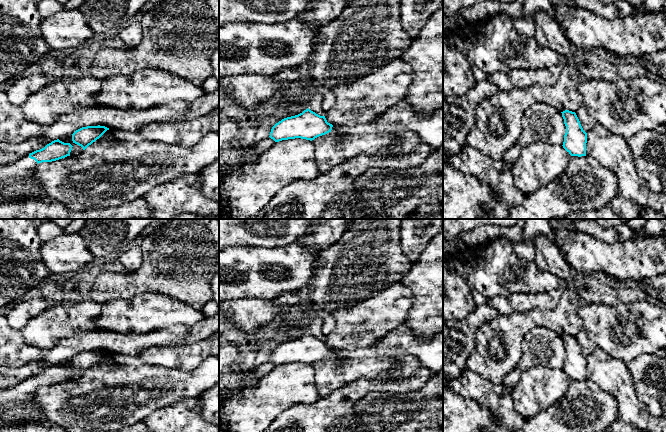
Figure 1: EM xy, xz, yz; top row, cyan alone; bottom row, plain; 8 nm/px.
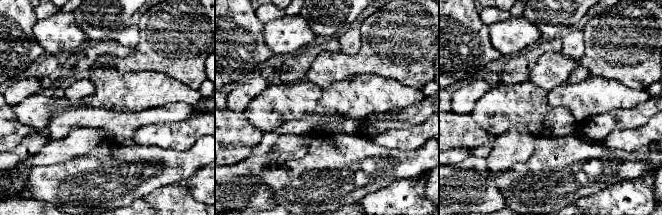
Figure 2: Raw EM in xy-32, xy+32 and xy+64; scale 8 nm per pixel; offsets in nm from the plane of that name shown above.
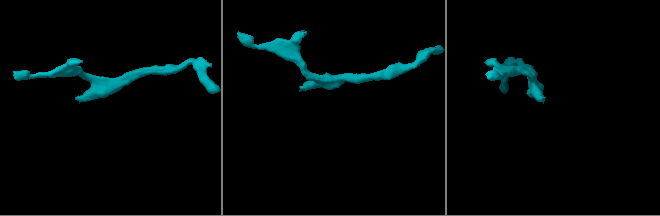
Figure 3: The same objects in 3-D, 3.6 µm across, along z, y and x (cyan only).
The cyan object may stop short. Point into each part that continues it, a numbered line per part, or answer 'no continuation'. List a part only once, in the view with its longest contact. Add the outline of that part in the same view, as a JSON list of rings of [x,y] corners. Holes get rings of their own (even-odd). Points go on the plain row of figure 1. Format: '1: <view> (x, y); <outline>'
1: xy (18, 405); [[[26,379],[6,389],[0,389],[0,427],[11,424],[49,422],[35,398],[38,387]]]

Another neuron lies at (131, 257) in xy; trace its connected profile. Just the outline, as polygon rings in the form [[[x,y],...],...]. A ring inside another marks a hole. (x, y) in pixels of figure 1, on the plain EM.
[[[128,245],[117,256],[122,266],[129,272],[136,272],[143,261],[143,254],[139,246]]]

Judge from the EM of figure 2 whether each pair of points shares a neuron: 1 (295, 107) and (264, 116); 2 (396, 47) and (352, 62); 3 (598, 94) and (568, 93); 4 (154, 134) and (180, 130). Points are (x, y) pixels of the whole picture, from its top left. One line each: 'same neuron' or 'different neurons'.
1: same neuron
2: same neuron
3: same neuron
4: same neuron

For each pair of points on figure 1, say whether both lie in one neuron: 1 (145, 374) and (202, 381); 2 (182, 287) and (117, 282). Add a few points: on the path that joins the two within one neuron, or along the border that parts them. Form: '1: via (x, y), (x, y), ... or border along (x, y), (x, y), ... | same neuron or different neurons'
1: via (159, 381), (188, 381) | same neuron
2: via (166, 281), (133, 281) | same neuron

